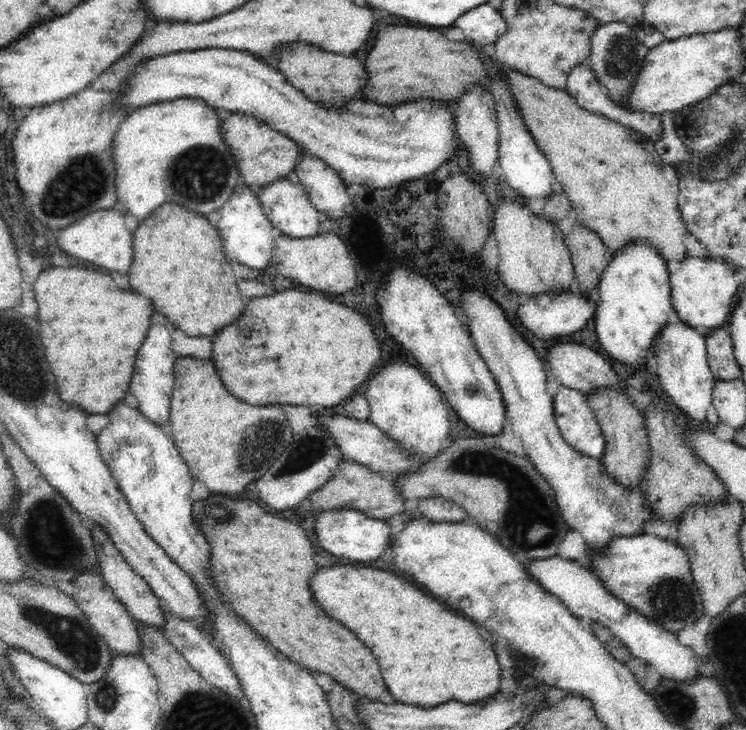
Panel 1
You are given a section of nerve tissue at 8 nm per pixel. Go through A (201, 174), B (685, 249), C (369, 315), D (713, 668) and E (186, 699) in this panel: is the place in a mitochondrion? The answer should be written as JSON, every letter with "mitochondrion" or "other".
{"A":"mitochondrion","B":"other","C":"other","D":"other","E":"mitochondrion"}

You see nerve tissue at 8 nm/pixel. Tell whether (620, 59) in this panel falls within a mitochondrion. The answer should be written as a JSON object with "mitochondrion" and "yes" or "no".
{"mitochondrion":"yes"}

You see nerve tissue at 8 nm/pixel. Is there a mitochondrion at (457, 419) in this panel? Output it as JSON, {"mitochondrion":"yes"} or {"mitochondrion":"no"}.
{"mitochondrion":"no"}

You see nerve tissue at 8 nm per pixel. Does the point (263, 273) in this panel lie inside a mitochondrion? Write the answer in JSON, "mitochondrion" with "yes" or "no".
{"mitochondrion":"no"}

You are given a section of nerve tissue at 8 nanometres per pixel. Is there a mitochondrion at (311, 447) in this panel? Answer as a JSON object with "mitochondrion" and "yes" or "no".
{"mitochondrion":"yes"}

